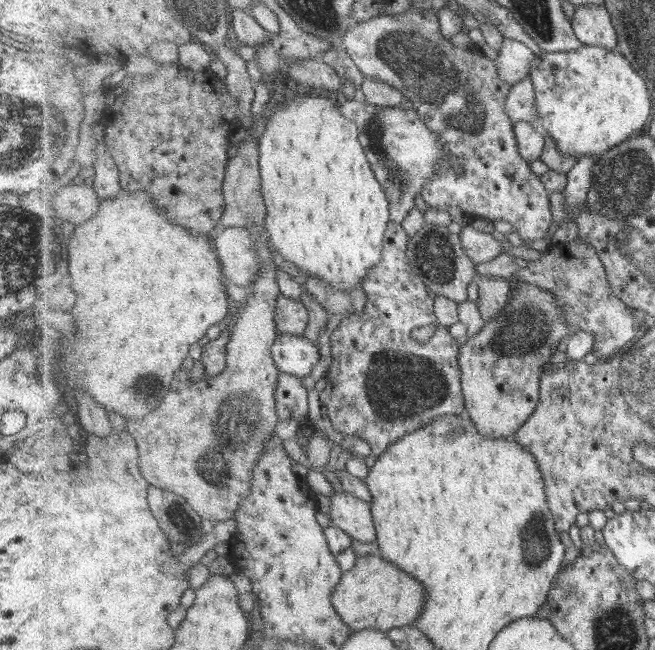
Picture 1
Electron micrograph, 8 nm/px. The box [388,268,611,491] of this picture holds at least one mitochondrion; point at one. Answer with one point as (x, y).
(530, 327)

